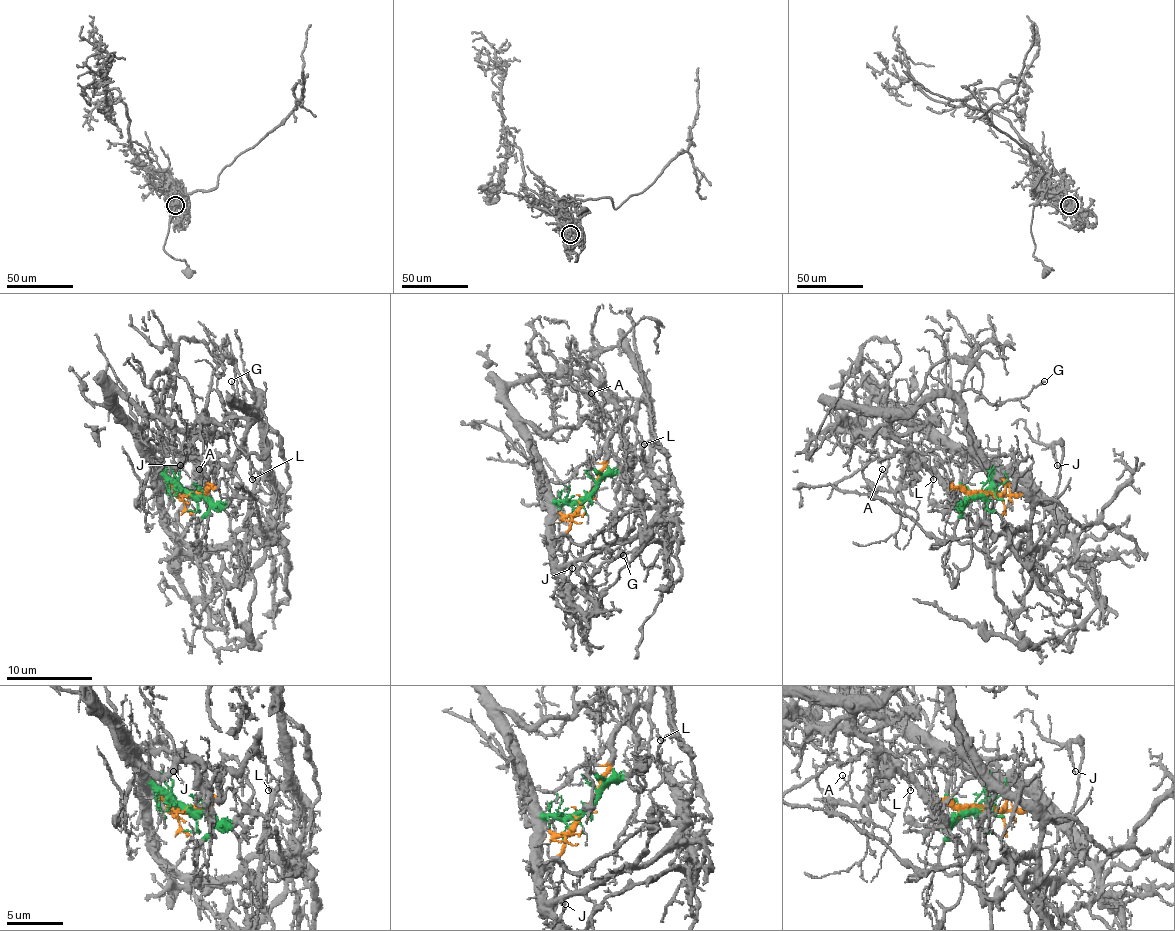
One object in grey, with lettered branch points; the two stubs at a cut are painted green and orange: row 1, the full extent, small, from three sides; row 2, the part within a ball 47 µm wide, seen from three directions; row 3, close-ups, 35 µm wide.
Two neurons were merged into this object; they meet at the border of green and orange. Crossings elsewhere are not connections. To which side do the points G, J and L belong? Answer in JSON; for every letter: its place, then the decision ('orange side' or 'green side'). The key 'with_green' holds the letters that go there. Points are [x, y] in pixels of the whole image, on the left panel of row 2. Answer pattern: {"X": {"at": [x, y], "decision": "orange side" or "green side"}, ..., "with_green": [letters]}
{"G": {"at": [231, 381], "decision": "orange side"}, "J": {"at": [180, 465], "decision": "green side"}, "L": {"at": [252, 479], "decision": "orange side"}, "with_green": ["J"]}

